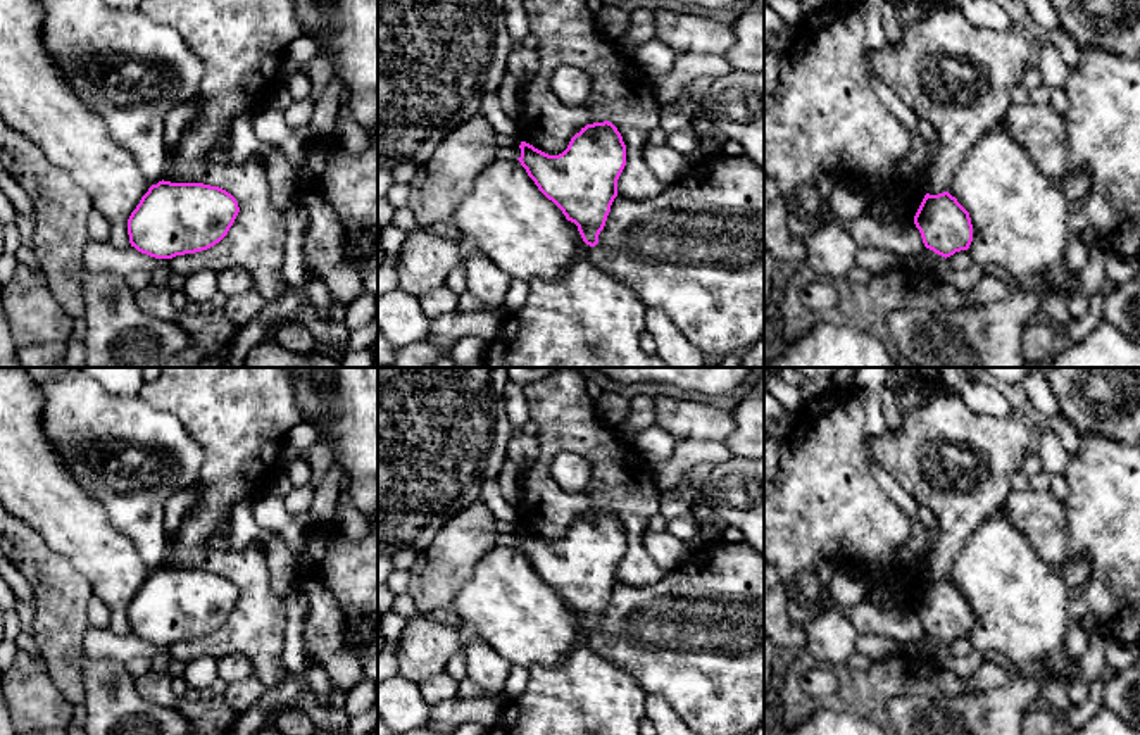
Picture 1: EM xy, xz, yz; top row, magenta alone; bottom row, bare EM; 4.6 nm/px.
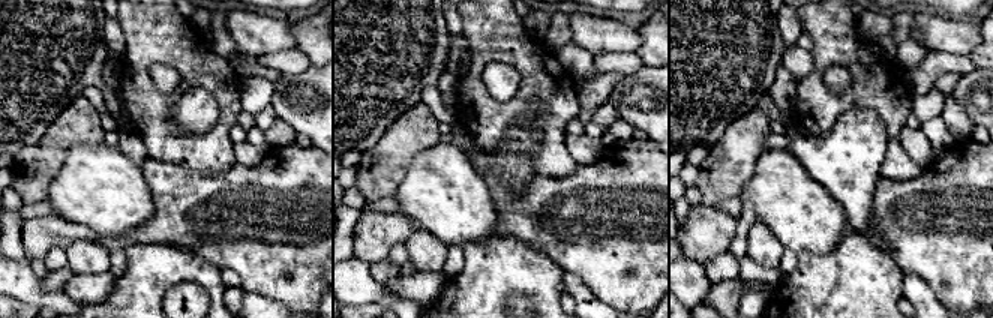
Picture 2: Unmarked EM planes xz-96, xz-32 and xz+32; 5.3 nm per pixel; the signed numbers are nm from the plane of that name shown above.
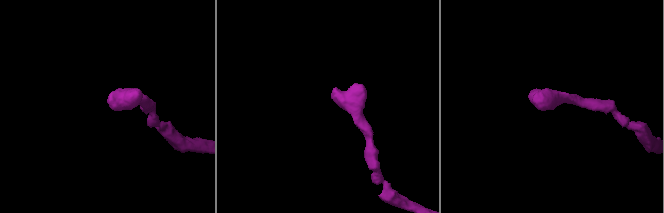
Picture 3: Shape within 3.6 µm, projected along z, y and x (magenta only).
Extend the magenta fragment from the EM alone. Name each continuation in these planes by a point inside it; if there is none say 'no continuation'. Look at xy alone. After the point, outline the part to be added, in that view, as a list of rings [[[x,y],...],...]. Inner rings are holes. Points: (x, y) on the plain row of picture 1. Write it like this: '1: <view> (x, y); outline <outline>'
no continuation

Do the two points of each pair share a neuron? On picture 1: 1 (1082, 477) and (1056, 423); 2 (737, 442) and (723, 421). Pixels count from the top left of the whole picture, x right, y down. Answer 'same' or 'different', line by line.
1: different
2: different

